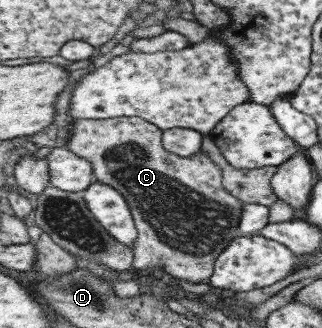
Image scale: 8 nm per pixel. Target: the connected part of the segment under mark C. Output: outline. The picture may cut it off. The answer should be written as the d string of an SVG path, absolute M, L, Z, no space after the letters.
M115 117L107 120L73 120L72 128L69 131L68 138L65 141L65 147L74 155L85 159L90 165L93 176L96 181L109 185L113 190L118 191L128 205L134 227L137 231L136 240L133 241L131 251L133 252L131 267L134 270L139 269L163 269L176 280L187 281L188 283L206 282L212 275L213 263L215 257L230 243L230 240L238 236L238 220L241 212L241 205L244 204L232 197L221 184L221 171L208 159L201 151L197 151L190 157L178 157L169 151L166 151L161 144L161 130L155 125L144 121L142 118Z

